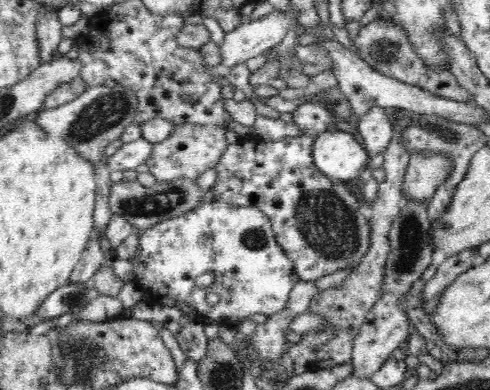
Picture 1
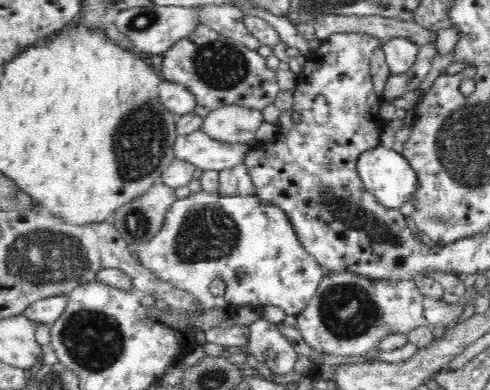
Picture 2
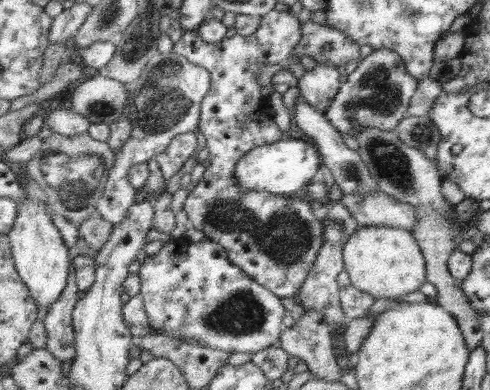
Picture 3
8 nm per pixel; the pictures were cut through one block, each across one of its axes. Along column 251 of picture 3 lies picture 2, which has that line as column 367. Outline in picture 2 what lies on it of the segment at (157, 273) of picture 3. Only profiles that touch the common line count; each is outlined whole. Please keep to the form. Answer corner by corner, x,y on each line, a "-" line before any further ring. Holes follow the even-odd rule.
352,270
328,272
322,278
314,298
296,314
296,326
306,344
310,344
316,352
334,356
368,356
372,352
378,352
386,336
408,336
418,326
450,328
460,318
468,302
462,300
458,304
448,304
442,302
442,298
428,298
418,292
416,280
418,278
372,280

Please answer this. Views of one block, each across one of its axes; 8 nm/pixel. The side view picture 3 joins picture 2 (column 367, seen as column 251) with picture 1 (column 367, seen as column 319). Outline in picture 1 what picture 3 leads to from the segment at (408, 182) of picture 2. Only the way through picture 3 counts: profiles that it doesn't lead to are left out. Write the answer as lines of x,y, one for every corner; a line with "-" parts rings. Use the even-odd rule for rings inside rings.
324,132
316,138
314,146
316,168
332,182
346,184
348,180
360,178
368,164
372,162
364,144
356,142
356,138
348,132

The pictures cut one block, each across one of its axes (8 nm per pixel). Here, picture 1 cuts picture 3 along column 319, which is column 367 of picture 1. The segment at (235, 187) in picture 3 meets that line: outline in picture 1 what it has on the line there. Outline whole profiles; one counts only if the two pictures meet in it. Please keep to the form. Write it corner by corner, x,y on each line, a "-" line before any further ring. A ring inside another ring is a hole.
306,100
306,104
294,110
292,116
294,124
304,132
304,136
282,138
274,142
264,142
258,136
240,136
236,144
230,144
226,148
216,166
218,180
214,184
214,200
244,208
260,208
272,220
276,240
292,258
296,274
302,280
320,280
324,276
332,276
334,272
354,272
372,248
372,222
366,220
366,216
360,212
358,198
348,188
344,188
342,182
328,180
316,168
314,158
316,138
320,138
320,134
324,132
340,132
340,122
336,120
330,104
316,100

